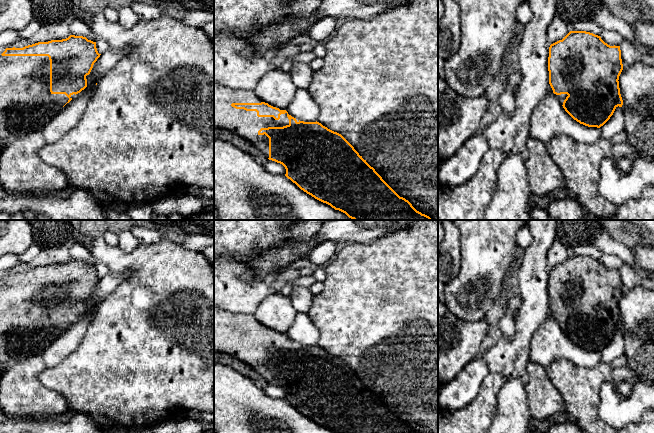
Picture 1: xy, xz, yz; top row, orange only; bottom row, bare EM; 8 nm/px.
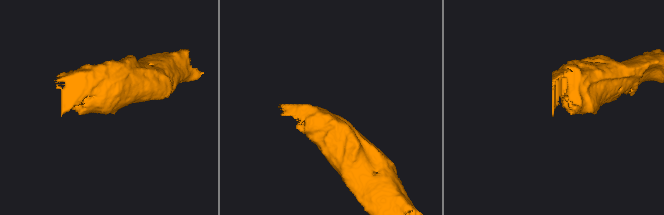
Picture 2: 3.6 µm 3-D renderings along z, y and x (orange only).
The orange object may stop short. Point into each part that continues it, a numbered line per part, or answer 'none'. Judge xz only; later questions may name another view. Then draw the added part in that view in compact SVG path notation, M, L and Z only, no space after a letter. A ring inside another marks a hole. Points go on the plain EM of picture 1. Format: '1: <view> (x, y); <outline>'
1: xz (246, 348); M214 307L214 351L226 353L251 366L269 382L269 362L259 359L261 352L283 351L289 349L287 337L279 344L273 341L258 341L256 335L236 333L232 327L261 327L254 315L232 314Z

